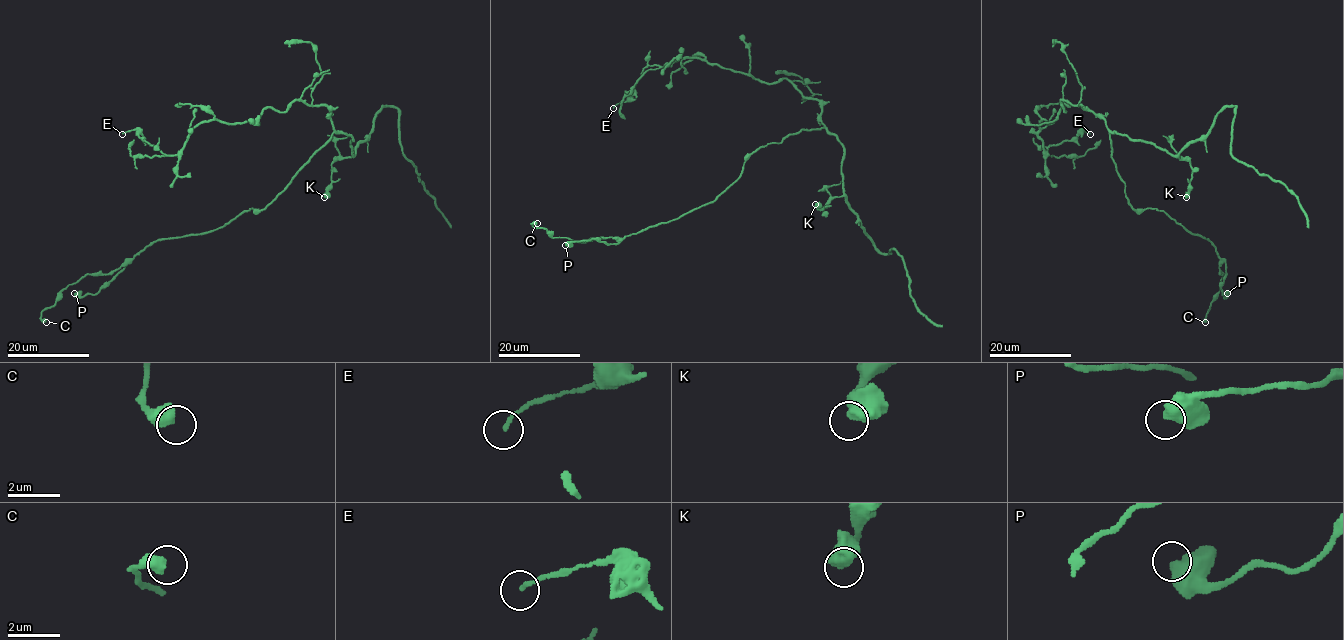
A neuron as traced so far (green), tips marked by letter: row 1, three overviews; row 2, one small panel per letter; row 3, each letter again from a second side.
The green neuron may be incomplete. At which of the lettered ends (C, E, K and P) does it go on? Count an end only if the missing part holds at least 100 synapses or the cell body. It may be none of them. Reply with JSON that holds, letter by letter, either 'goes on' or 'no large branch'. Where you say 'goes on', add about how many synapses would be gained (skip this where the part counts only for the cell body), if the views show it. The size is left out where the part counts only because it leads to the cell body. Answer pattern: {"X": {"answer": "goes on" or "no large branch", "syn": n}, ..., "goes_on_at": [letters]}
{"C": {"answer": "no large branch"}, "E": {"answer": "no large branch"}, "K": {"answer": "no large branch"}, "P": {"answer": "no large branch"}, "goes_on_at": []}

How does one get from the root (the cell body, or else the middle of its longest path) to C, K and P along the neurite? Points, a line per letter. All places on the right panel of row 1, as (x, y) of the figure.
C: (1111, 157), (1125, 184), (1128, 203), (1135, 210), (1162, 210), (1216, 249), (1223, 277), (1205, 322)
K: (1111, 157), (1109, 133), (1151, 142), (1178, 157), (1186, 158), (1193, 170), (1186, 197)
P: (1111, 157), (1135, 210), (1162, 210), (1214, 246), (1225, 263), (1221, 291), (1227, 293)

